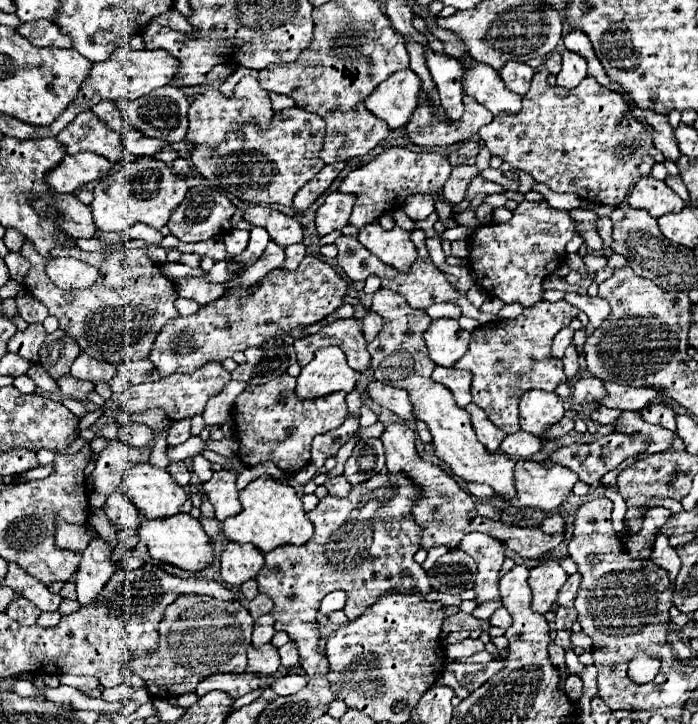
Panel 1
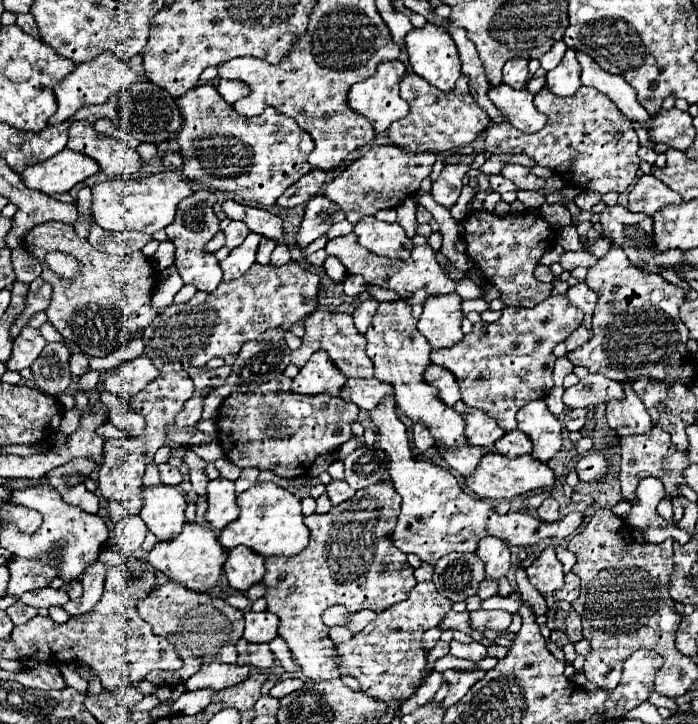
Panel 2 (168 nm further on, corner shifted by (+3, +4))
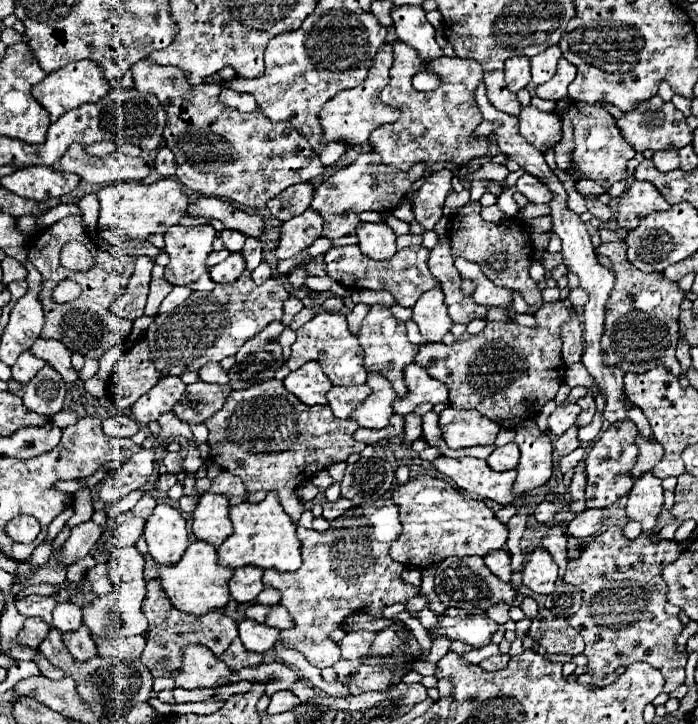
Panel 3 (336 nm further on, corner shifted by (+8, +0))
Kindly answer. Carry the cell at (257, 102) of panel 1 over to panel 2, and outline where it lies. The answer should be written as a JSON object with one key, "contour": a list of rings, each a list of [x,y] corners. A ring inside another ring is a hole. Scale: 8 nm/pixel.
{"contour":[[[220,80],[220,86],[218,86],[222,98],[228,102],[228,104],[234,104],[236,100],[240,100],[242,96],[248,96],[250,94],[250,86],[240,82],[240,80]]]}

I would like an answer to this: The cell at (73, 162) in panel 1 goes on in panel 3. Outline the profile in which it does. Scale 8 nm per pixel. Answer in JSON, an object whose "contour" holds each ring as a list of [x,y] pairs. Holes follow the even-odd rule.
{"contour":[[[29,166],[21,168],[9,176],[1,178],[1,186],[29,200],[61,198],[69,194],[79,184],[77,176],[67,172],[55,172],[49,166]]]}

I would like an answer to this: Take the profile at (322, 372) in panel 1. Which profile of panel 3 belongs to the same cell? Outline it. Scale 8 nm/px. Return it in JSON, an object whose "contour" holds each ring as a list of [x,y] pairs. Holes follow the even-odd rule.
{"contour":[[[307,362],[303,364],[299,370],[291,372],[285,380],[283,380],[285,388],[295,394],[303,404],[307,406],[315,406],[315,404],[327,404],[325,394],[331,390],[331,382],[329,378],[323,374],[321,366],[315,362]]]}

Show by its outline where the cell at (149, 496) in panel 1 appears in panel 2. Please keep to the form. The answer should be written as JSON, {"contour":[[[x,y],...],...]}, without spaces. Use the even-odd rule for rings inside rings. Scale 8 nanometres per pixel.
{"contour":[[[142,486],[142,500],[140,516],[158,540],[170,540],[180,534],[180,528],[186,522],[186,498],[176,486]]]}

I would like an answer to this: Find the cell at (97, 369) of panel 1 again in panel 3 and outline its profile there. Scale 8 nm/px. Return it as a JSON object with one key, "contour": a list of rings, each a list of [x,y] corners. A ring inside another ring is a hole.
{"contour":[[[39,338],[31,346],[31,354],[37,356],[37,358],[41,358],[41,360],[45,360],[51,368],[55,368],[63,376],[63,380],[67,384],[77,382],[77,372],[71,366],[71,352],[63,344],[55,342],[55,340],[43,340],[43,338]]]}

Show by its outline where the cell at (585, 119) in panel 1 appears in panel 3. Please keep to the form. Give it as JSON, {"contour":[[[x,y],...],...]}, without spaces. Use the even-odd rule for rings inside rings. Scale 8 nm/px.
{"contour":[[[571,102],[569,118],[575,128],[575,150],[573,150],[573,164],[579,166],[585,178],[595,180],[603,188],[611,188],[615,182],[627,178],[627,162],[635,156],[635,150],[627,144],[621,136],[619,128],[615,128],[615,118],[601,108],[599,104],[579,104]]]}

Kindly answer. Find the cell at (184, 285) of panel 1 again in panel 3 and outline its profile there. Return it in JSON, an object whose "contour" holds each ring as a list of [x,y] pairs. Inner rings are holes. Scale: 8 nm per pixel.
{"contour":[[[171,226],[165,234],[165,252],[169,254],[169,264],[165,268],[165,280],[173,286],[187,286],[191,290],[205,290],[211,292],[215,282],[209,276],[209,268],[205,266],[207,256],[213,252],[211,244],[215,238],[213,226]]]}

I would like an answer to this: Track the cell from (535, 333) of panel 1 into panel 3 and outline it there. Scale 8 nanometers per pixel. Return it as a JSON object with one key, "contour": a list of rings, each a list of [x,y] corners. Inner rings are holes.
{"contour":[[[563,302],[543,304],[535,316],[539,326],[525,328],[515,322],[487,322],[485,330],[479,334],[465,332],[457,338],[455,344],[425,344],[419,348],[415,362],[427,368],[429,376],[447,384],[449,388],[449,404],[455,410],[479,410],[483,416],[491,418],[503,428],[517,428],[523,420],[535,418],[541,408],[555,398],[565,372],[565,362],[561,358],[561,336],[559,328],[563,322],[571,318],[571,308],[565,308]]]}

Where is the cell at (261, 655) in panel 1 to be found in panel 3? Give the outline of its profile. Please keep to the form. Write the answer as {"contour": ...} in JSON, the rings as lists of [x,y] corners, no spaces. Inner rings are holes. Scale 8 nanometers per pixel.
{"contour":[[[235,638],[231,642],[231,646],[219,656],[219,660],[223,660],[231,670],[241,670],[245,666],[257,666],[263,662],[263,654],[257,652],[247,652],[241,644],[239,638]]]}

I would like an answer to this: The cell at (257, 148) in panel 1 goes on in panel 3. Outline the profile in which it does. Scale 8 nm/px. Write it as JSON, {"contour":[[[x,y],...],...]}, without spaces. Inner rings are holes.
{"contour":[[[143,58],[131,68],[135,88],[139,92],[149,92],[157,96],[159,104],[167,112],[167,126],[163,130],[165,146],[171,148],[177,162],[177,178],[181,184],[195,192],[203,192],[203,196],[217,196],[217,198],[229,198],[233,202],[245,204],[245,206],[265,206],[267,200],[289,188],[291,184],[307,182],[319,174],[323,174],[325,166],[319,162],[319,154],[309,146],[309,142],[287,122],[273,124],[263,116],[257,114],[241,114],[227,104],[219,102],[219,84],[207,84],[201,82],[197,86],[191,86],[187,82],[187,76],[183,70],[175,66],[159,66],[151,58]]]}

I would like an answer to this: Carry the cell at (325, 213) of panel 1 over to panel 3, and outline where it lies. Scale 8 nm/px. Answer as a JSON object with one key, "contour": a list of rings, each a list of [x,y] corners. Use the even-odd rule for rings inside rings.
{"contour":[[[307,210],[293,220],[281,224],[279,244],[275,250],[277,258],[291,258],[301,250],[309,248],[323,232],[323,220],[315,210]]]}

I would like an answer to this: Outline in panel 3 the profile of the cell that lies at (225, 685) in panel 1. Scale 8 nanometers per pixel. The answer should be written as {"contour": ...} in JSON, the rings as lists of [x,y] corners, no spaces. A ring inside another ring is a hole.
{"contour":[[[189,644],[183,648],[183,664],[173,674],[175,688],[195,690],[195,688],[211,688],[219,678],[227,678],[231,670],[223,664],[207,646]]]}

